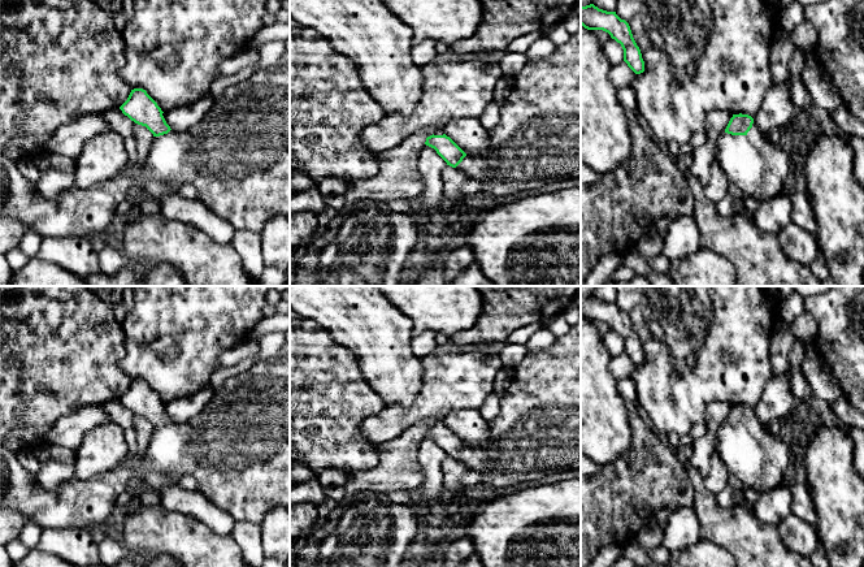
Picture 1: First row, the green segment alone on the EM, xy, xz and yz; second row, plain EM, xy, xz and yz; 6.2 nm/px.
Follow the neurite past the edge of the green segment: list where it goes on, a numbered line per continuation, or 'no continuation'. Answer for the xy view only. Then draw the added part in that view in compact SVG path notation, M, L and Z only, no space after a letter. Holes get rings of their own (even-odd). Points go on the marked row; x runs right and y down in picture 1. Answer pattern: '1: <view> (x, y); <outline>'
1: xy (237, 156); M261 69L248 79L227 87L205 116L187 131L170 130L153 137L143 168L134 168L136 182L191 183L197 198L235 230L260 233L275 215L290 216L290 69Z

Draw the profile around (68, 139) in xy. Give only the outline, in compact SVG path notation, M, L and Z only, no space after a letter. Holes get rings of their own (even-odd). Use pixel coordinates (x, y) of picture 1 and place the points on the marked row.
M103 112L84 114L68 125L60 126L45 144L45 151L48 155L64 155L77 160L84 142L105 130L110 130L110 127L104 120Z

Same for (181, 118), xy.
M209 90L197 101L188 105L178 107L172 111L166 111L162 113L162 116L170 129L175 131L187 131L205 116L212 105L213 99Z

